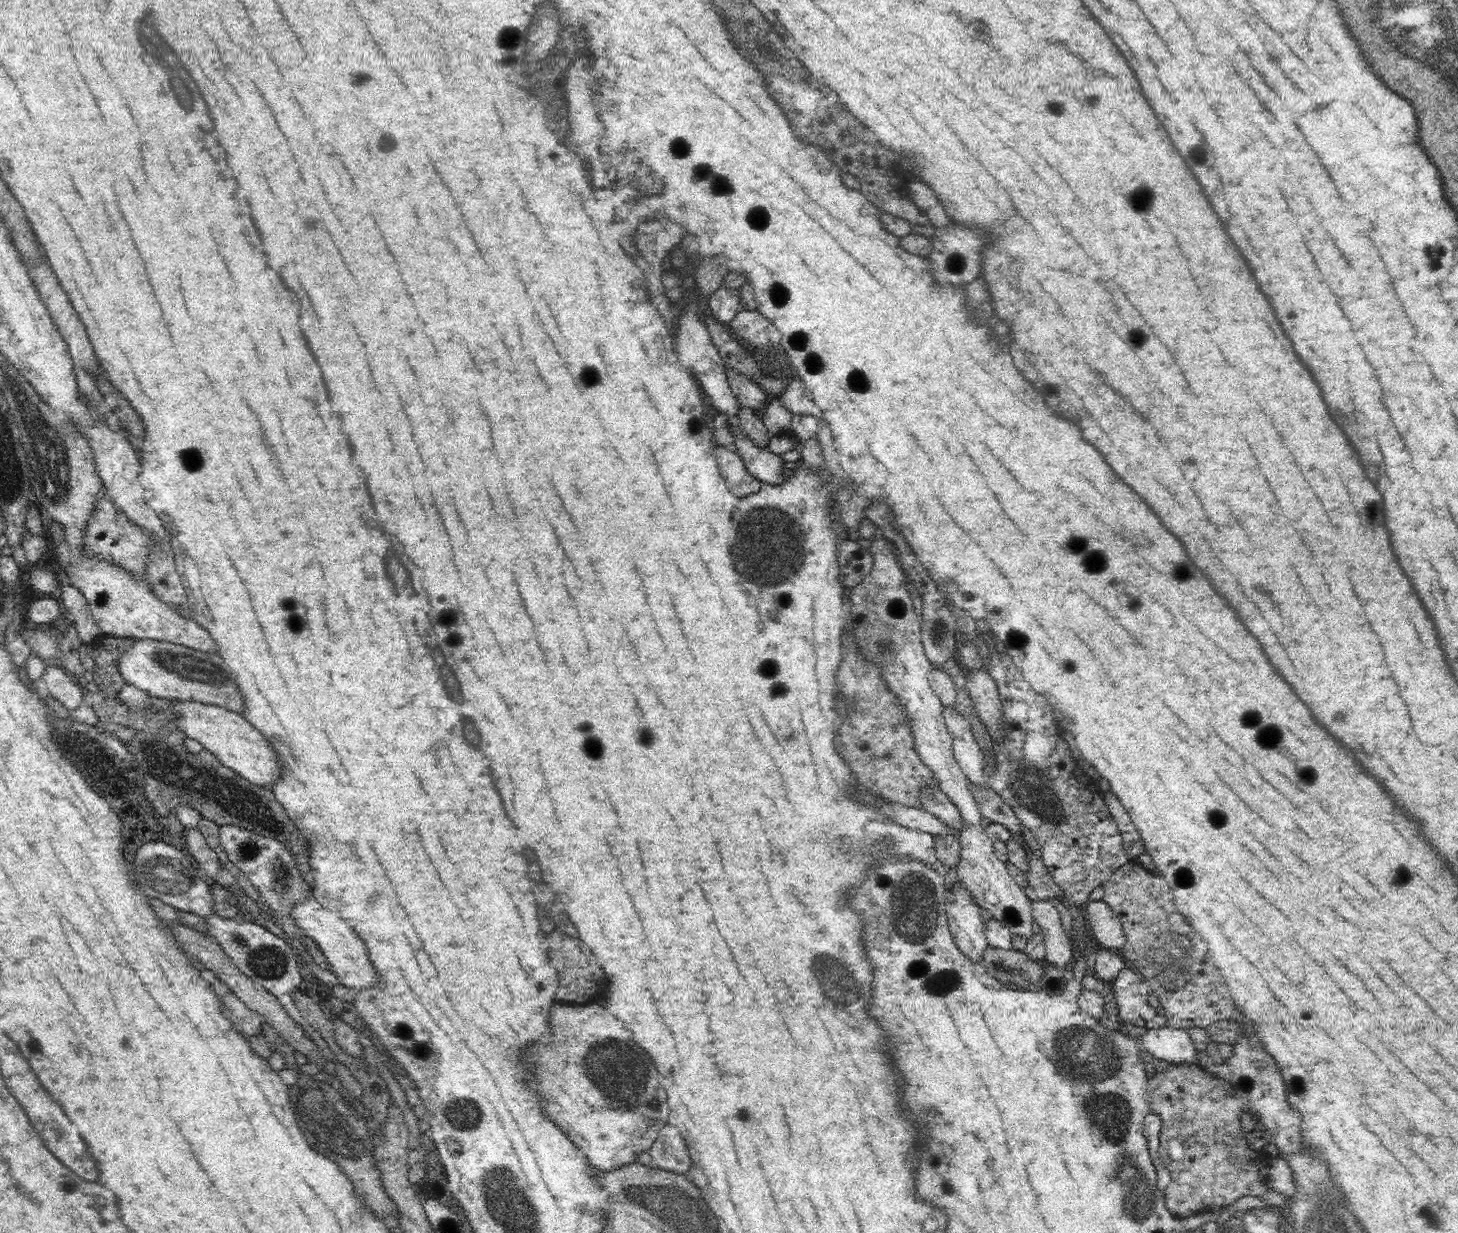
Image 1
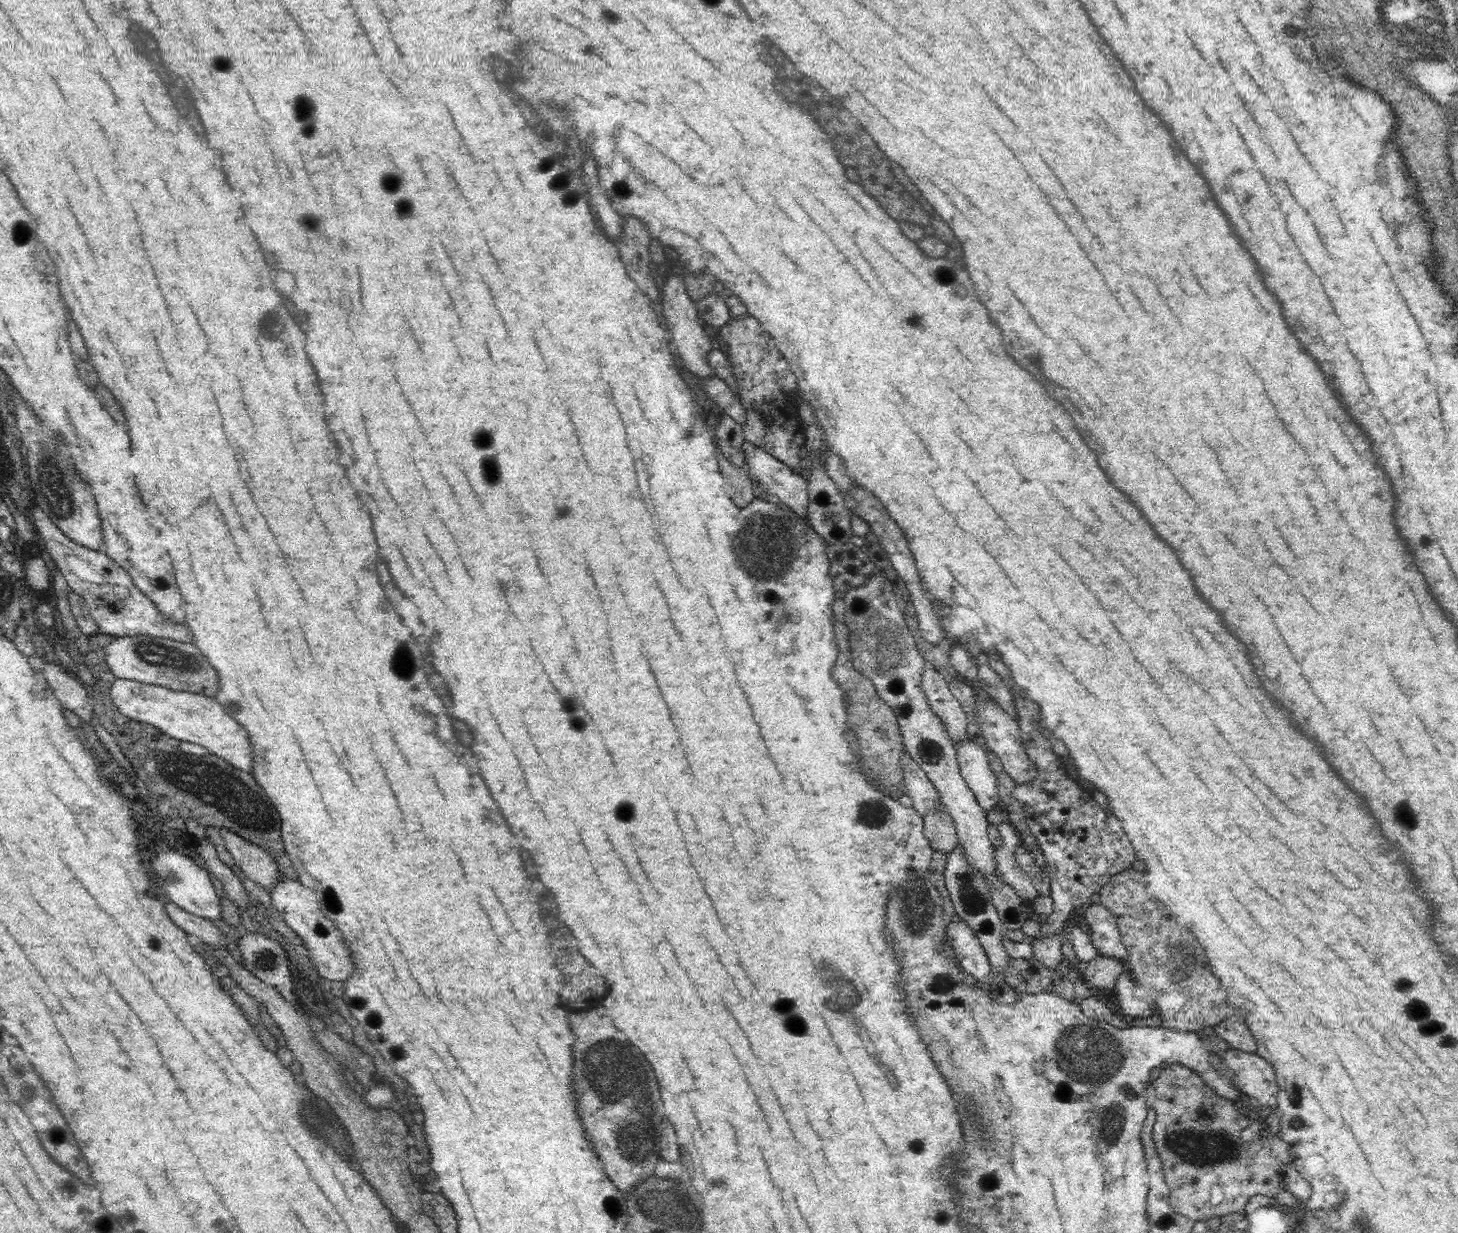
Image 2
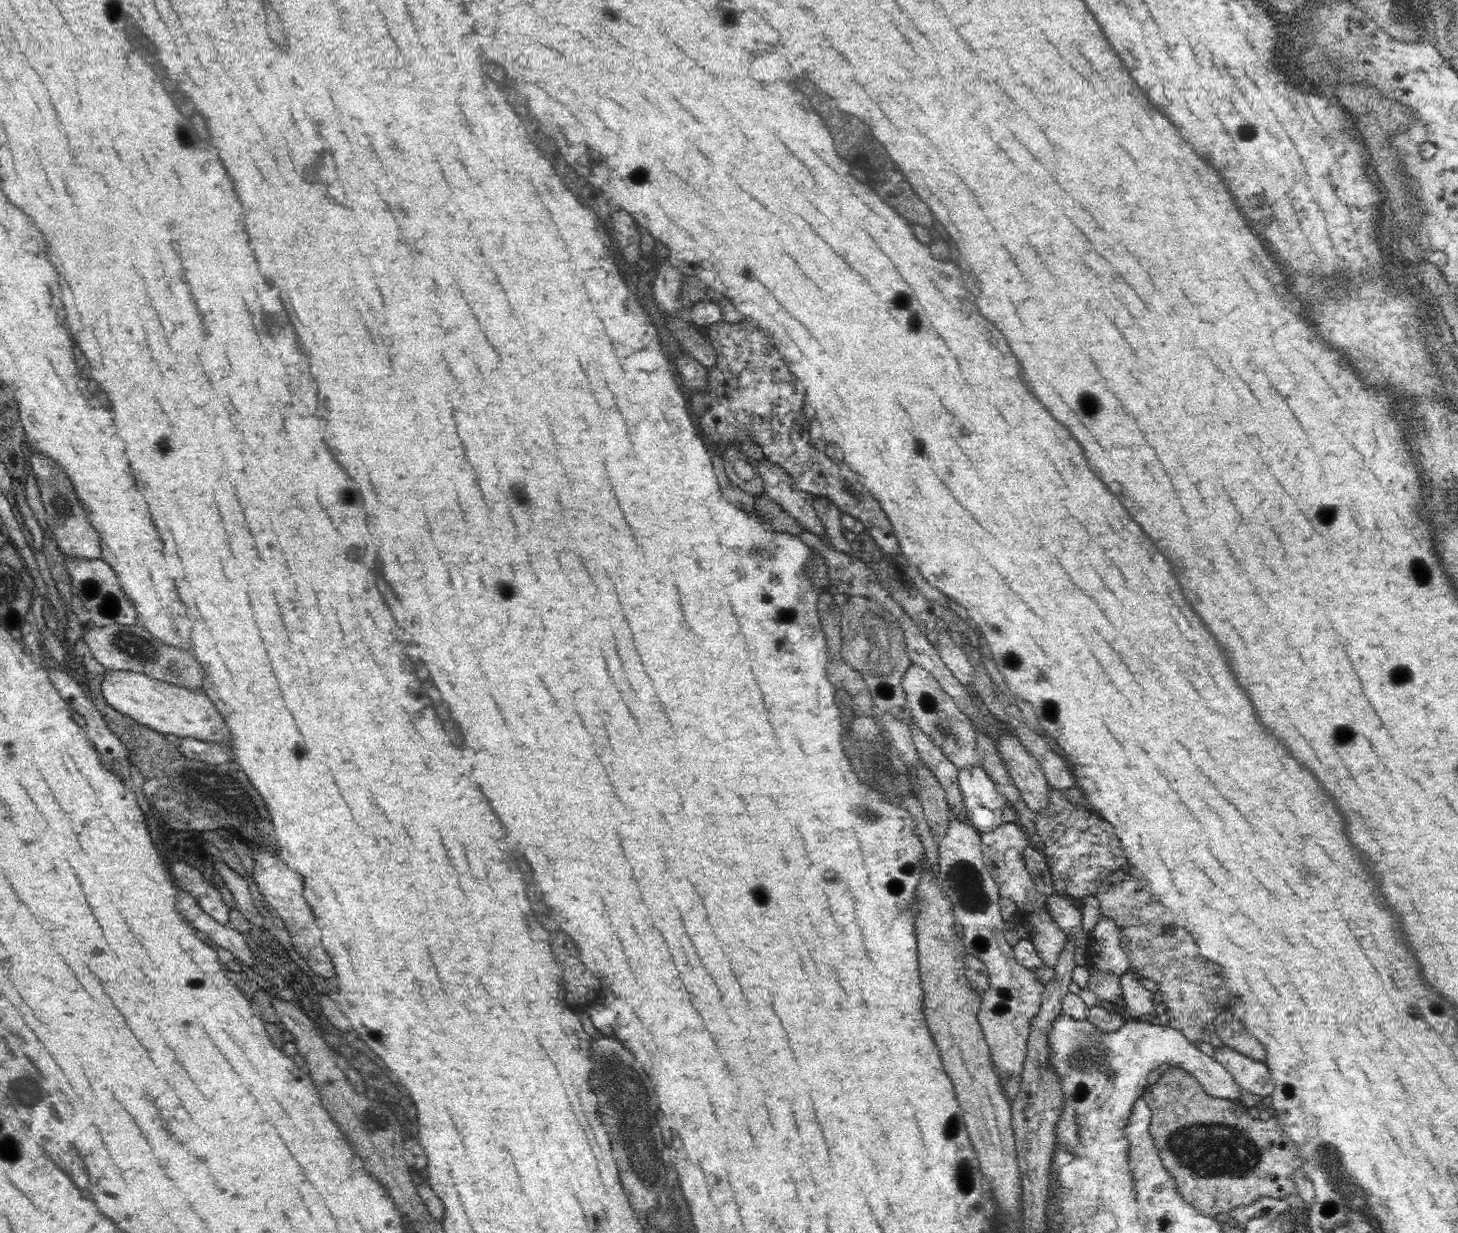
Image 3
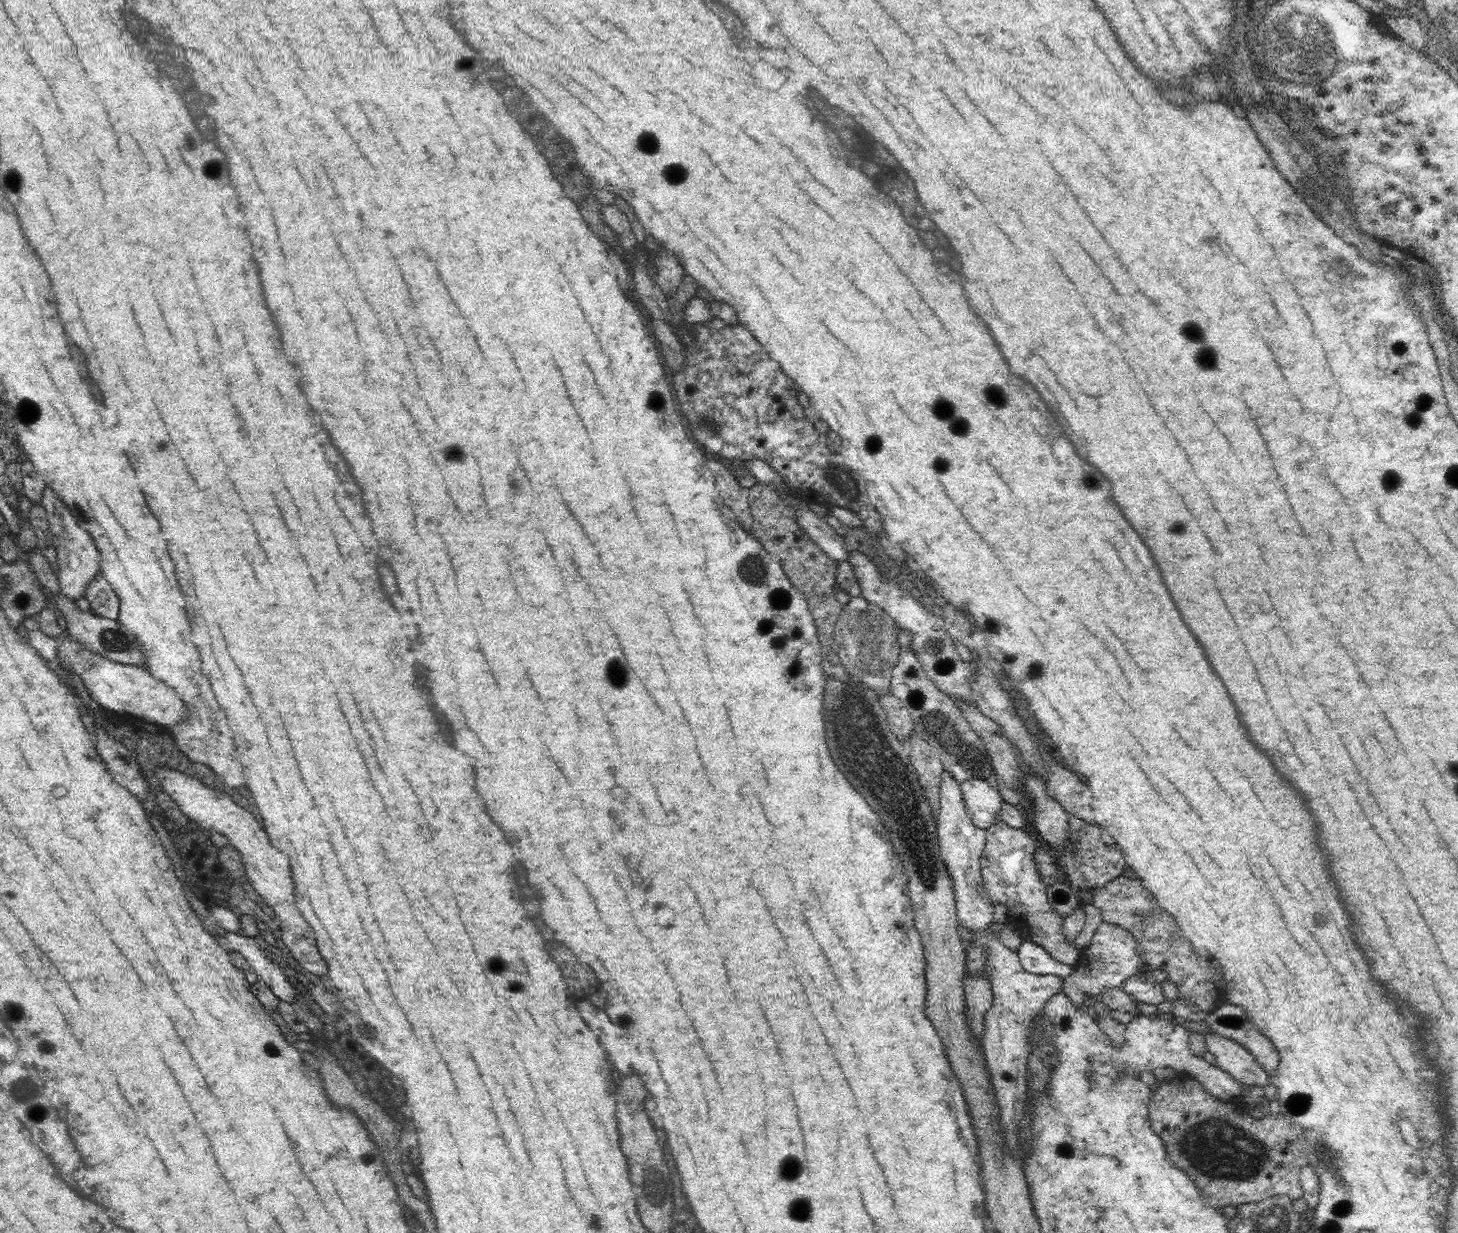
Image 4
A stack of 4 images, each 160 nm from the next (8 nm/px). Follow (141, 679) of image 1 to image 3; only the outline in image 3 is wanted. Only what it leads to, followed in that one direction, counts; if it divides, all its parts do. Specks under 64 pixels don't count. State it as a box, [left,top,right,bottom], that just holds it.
[83,624,203,690]

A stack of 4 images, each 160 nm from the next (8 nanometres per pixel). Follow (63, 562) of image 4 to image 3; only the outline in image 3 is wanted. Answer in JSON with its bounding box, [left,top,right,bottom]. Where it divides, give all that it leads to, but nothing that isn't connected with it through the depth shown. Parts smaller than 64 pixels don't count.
[29,446,101,562]

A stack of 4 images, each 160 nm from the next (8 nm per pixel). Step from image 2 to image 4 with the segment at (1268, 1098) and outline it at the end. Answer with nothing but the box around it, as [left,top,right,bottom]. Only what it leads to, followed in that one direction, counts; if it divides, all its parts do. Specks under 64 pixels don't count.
[1205,1033,1270,1088]

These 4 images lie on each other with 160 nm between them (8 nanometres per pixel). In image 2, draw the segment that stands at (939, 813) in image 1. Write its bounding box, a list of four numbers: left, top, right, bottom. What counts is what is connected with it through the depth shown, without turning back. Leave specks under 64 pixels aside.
[901,751,942,818]

